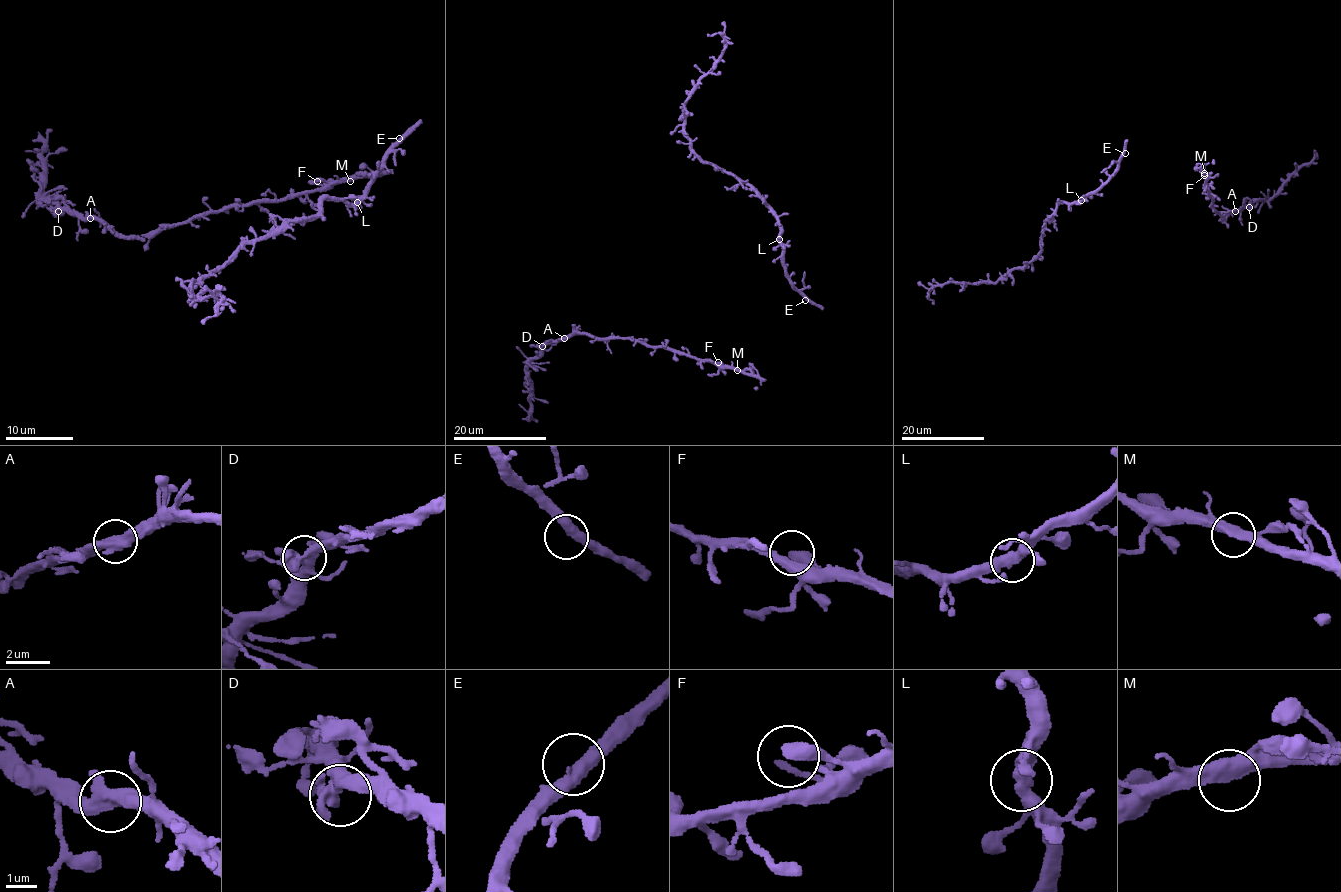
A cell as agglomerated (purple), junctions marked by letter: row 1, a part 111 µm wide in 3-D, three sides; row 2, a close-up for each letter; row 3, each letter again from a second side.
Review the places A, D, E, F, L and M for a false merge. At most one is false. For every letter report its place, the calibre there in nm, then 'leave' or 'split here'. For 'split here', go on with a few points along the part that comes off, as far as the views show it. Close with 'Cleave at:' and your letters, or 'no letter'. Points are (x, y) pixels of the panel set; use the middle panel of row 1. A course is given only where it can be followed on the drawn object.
A: (564, 338) | 480 nm | leave
D: (542, 346) | 360 nm | leave
E: (805, 300) | 400 nm | leave
F: (718, 362) | 550 nm | leave
L: (779, 239) | 440 nm | leave
M: (737, 370) | 460 nm | leave
Cleave at: no letter

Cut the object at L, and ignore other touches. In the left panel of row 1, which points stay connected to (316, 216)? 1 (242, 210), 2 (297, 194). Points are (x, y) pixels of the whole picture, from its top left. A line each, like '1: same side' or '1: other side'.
1: other side
2: other side

